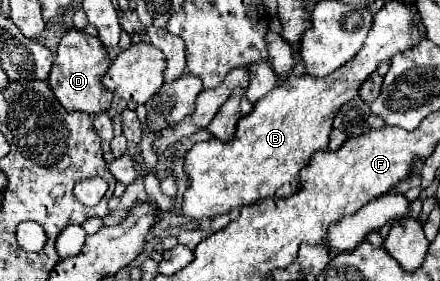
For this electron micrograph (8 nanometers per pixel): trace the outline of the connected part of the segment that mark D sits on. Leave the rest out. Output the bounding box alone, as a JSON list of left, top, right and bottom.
[48,29,112,115]

